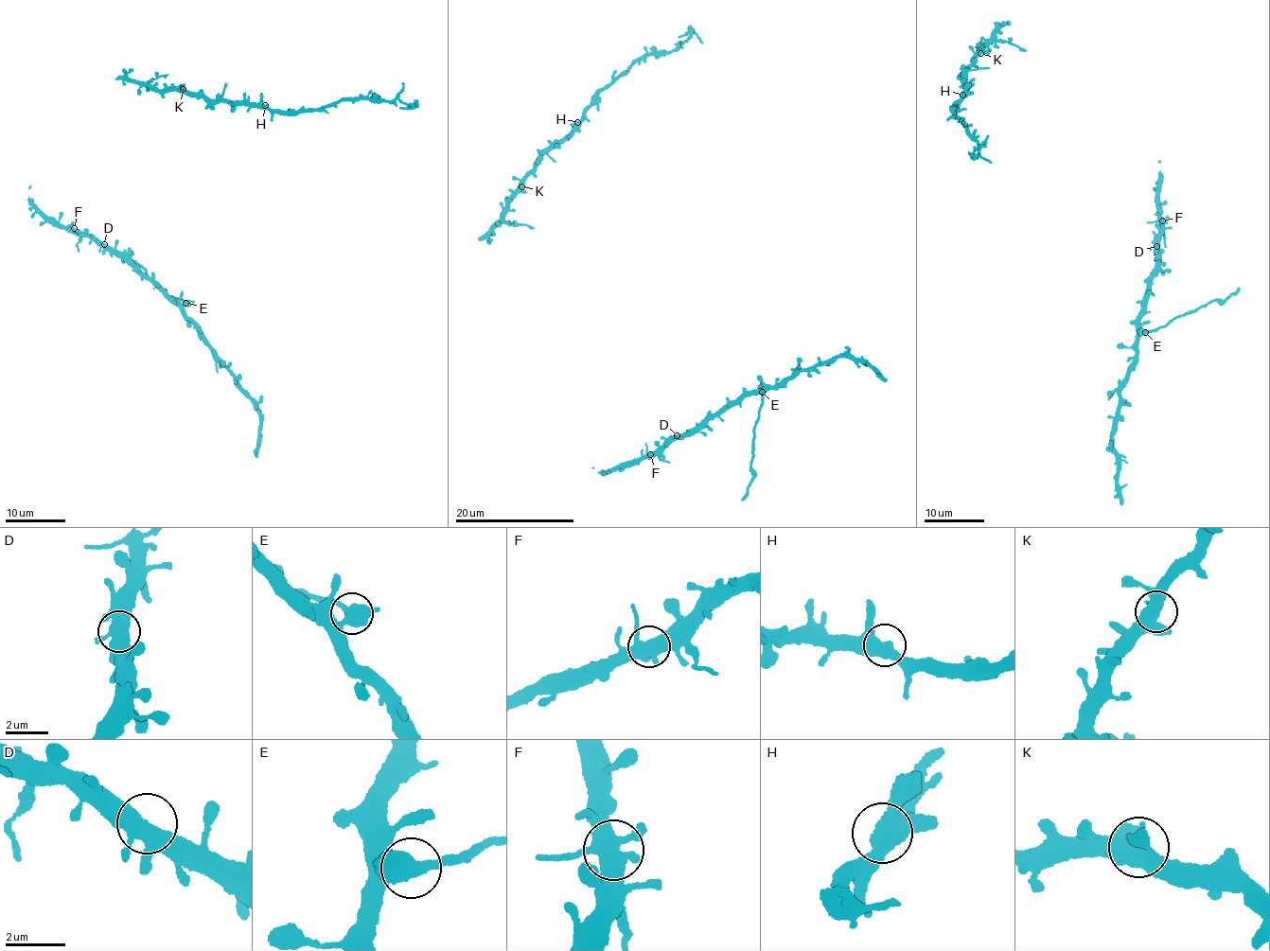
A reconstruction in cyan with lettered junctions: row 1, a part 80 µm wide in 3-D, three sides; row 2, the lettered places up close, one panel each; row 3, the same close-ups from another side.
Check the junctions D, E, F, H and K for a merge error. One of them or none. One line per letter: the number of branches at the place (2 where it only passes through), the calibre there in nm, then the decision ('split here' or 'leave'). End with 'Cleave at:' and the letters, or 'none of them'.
D: 4 | 440 nm | leave
E: 4 | 440 nm | split here
F: 4 | 480 nm | leave
H: 3 | 440 nm | leave
K: 4 | 480 nm | leave
Cleave at: E

